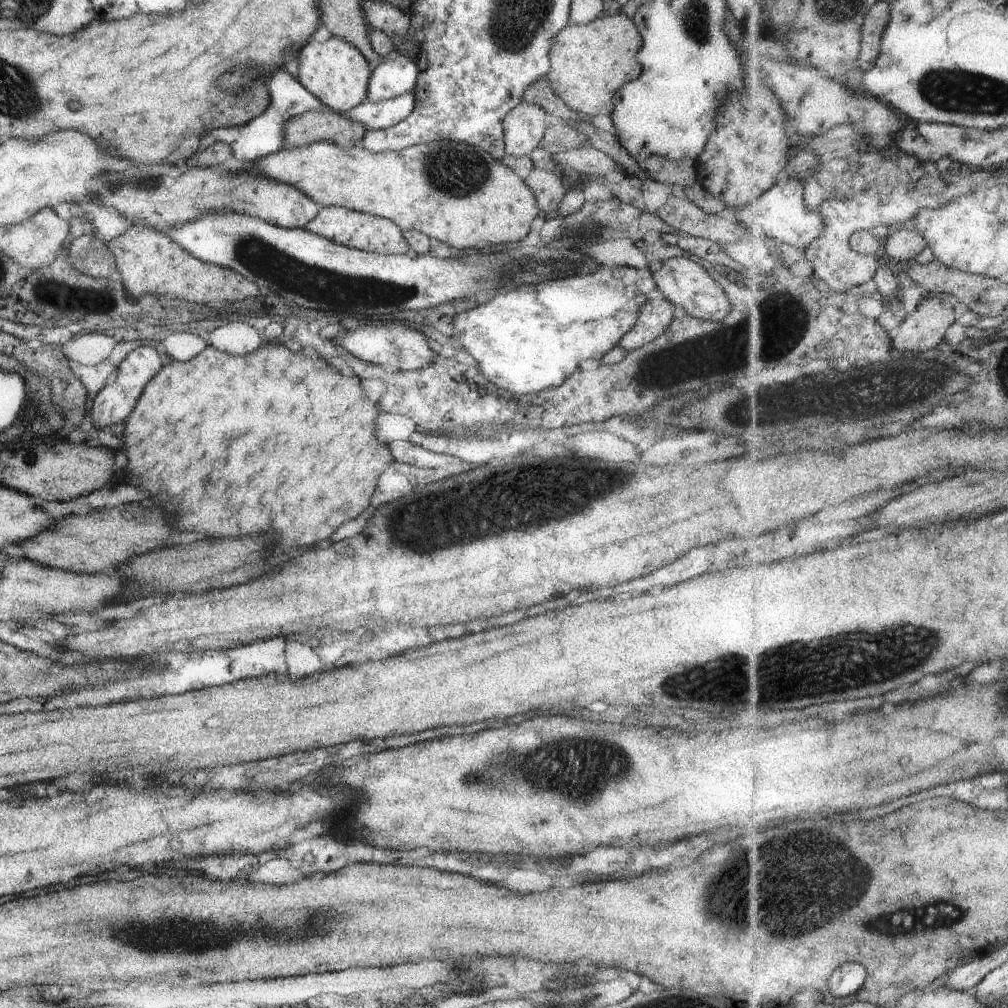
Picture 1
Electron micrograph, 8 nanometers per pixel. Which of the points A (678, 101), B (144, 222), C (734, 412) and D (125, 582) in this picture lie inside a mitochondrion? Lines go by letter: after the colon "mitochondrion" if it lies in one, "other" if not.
A: other
B: other
C: mitochondrion
D: other

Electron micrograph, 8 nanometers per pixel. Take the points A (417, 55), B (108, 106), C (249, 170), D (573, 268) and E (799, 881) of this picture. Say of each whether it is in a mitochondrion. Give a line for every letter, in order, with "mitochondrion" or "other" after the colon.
A: other
B: other
C: other
D: other
E: mitochondrion

